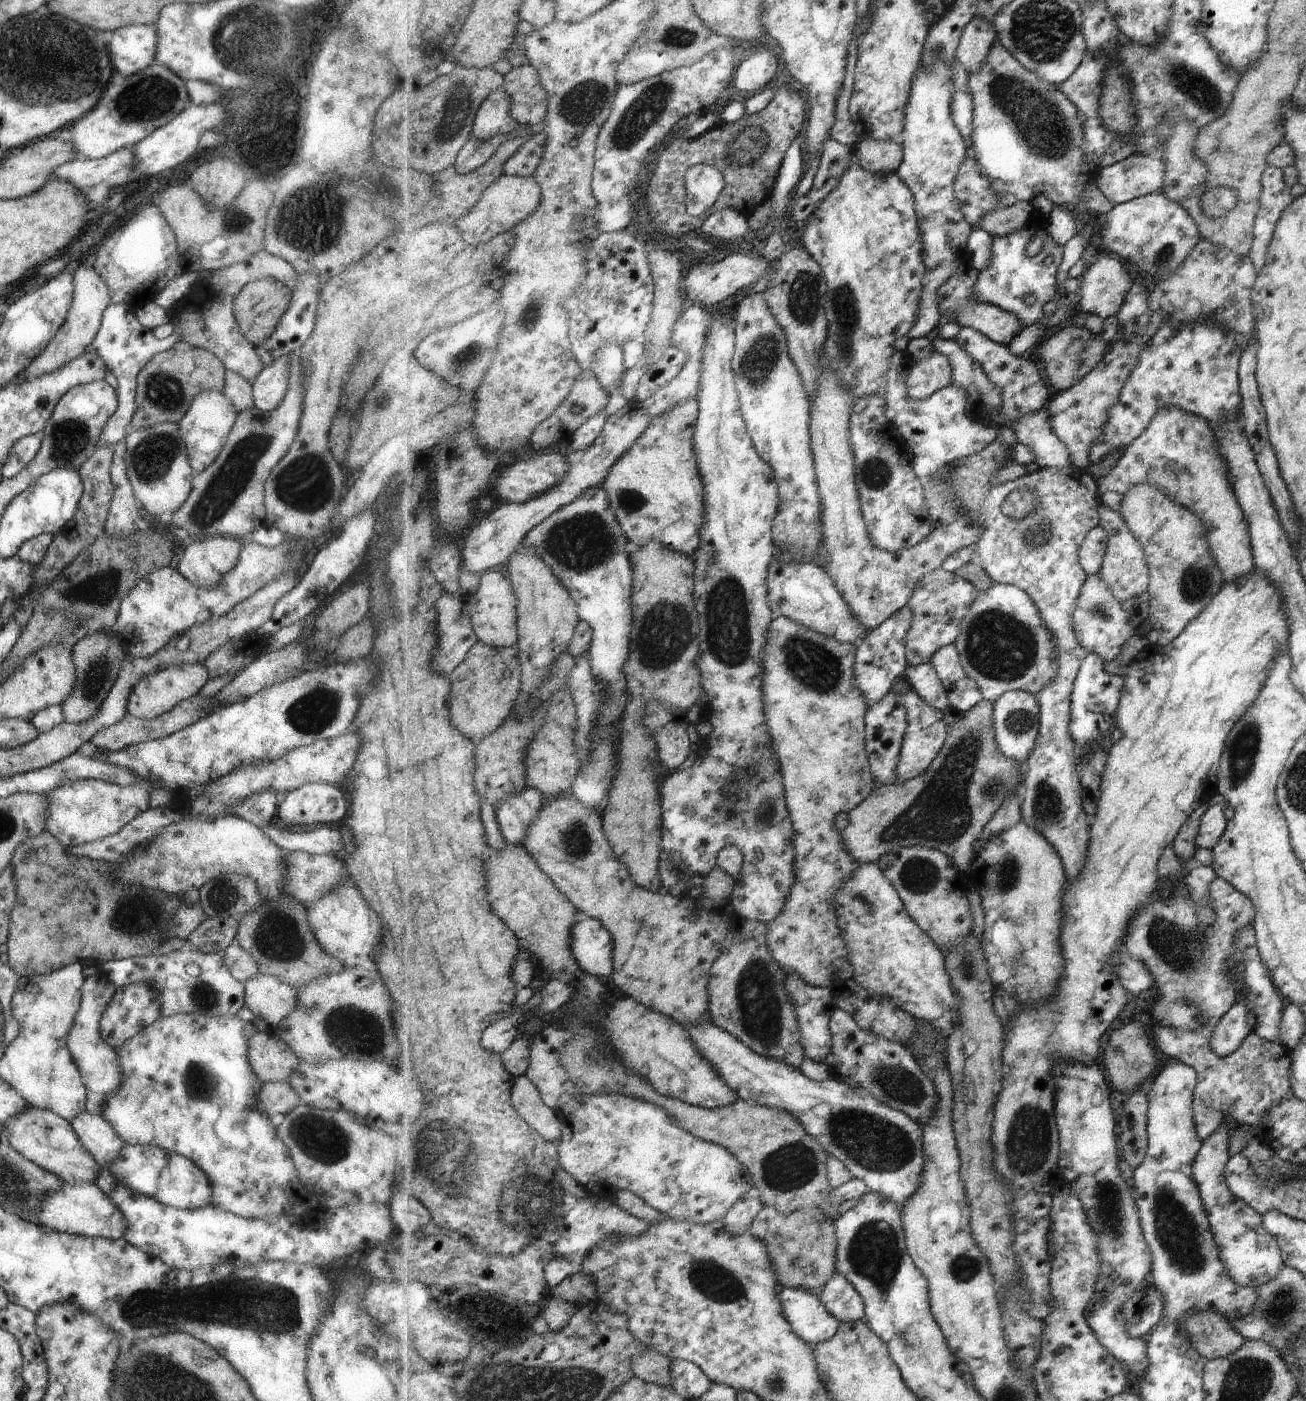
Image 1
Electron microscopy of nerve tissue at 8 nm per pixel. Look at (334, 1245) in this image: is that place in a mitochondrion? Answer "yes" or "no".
no

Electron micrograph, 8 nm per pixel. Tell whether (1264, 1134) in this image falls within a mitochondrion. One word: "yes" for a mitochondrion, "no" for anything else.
no

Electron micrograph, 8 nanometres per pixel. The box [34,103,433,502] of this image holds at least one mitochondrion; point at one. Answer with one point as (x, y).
(313, 219)

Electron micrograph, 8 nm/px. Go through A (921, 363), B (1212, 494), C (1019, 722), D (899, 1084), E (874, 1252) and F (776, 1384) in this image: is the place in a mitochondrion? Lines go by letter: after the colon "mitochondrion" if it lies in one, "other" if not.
A: other
B: other
C: mitochondrion
D: mitochondrion
E: mitochondrion
F: mitochondrion

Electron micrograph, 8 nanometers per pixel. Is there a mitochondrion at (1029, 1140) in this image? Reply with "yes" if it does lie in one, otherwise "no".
yes

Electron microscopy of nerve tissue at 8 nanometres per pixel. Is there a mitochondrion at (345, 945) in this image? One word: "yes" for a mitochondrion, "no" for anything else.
no

